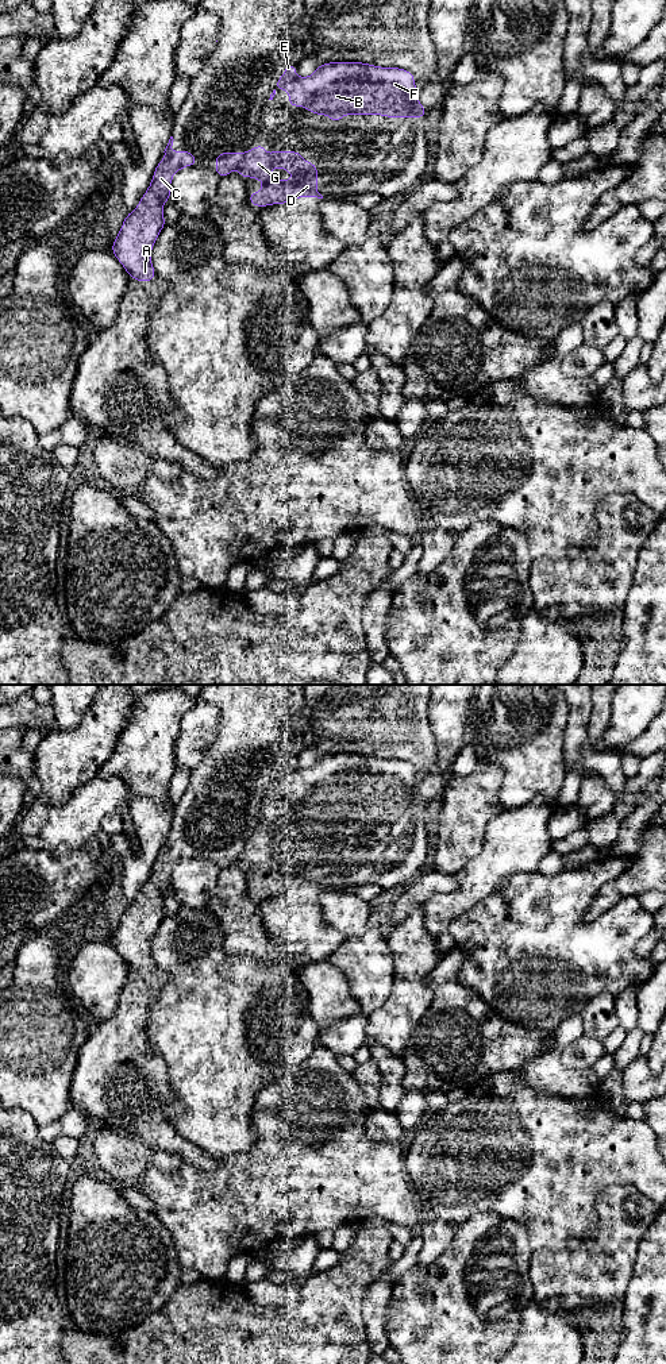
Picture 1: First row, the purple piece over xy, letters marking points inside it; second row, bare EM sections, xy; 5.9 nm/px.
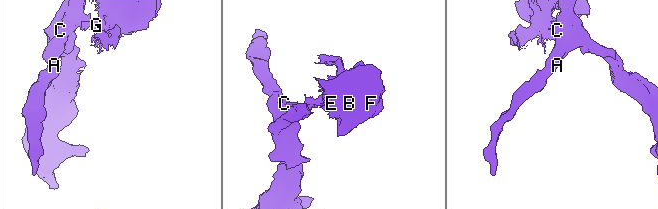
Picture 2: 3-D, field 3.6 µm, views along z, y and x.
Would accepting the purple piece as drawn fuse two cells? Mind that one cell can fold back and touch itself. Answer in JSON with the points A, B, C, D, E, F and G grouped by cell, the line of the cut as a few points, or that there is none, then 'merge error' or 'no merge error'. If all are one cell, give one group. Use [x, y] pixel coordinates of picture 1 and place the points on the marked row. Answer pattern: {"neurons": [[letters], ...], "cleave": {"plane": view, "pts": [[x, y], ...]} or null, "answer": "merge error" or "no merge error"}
{"neurons": [["A", "C"], ["B", "D", "E", "F", "G"]], "cleave": {"plane": "xy", "pts": [[245, 153], [245, 157], [235, 166]]}, "answer": "merge error"}

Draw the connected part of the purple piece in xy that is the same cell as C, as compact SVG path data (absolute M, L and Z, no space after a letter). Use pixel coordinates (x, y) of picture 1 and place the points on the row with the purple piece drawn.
M173 136L165 149L165 159L157 163L153 180L136 208L126 215L115 240L112 253L124 266L127 274L136 281L149 282L155 278L151 265L151 247L166 226L162 207L170 200L170 182L176 172L199 165L190 151L172 151Z

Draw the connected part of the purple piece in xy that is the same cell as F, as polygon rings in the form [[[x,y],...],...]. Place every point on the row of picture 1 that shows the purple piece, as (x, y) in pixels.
[[[327,62],[327,63],[319,65],[317,69],[315,70],[315,73],[309,77],[297,77],[296,76],[296,63],[285,65],[284,72],[286,74],[278,77],[278,80],[276,82],[276,89],[270,95],[269,100],[273,100],[277,89],[288,90],[289,92],[289,107],[305,107],[312,113],[312,116],[315,113],[319,113],[320,116],[326,116],[328,113],[330,120],[332,123],[339,122],[343,115],[382,115],[385,117],[427,117],[427,111],[420,104],[420,101],[416,96],[416,84],[415,84],[413,74],[401,68],[381,68],[381,66],[374,66],[374,65],[369,65],[369,63],[363,63],[363,62]]]

